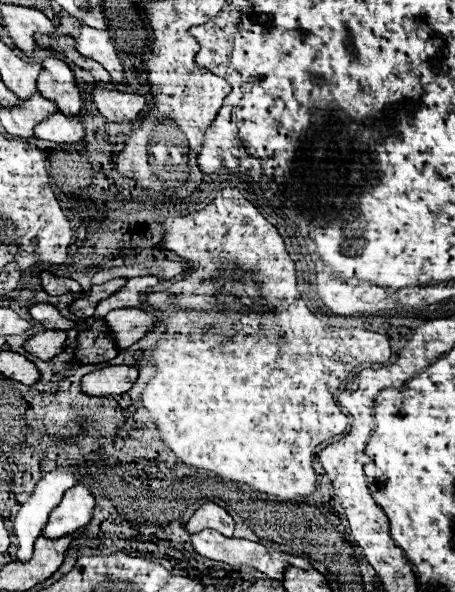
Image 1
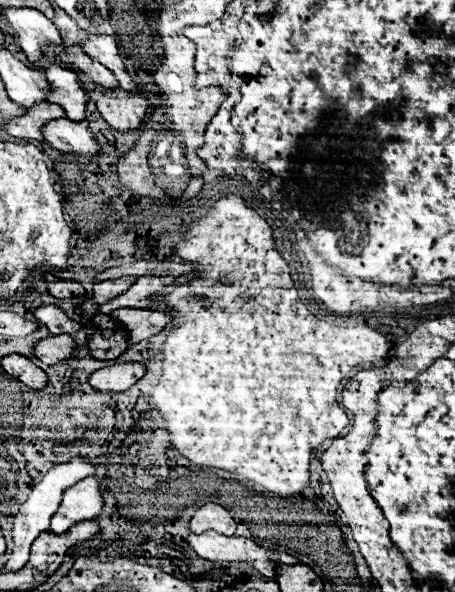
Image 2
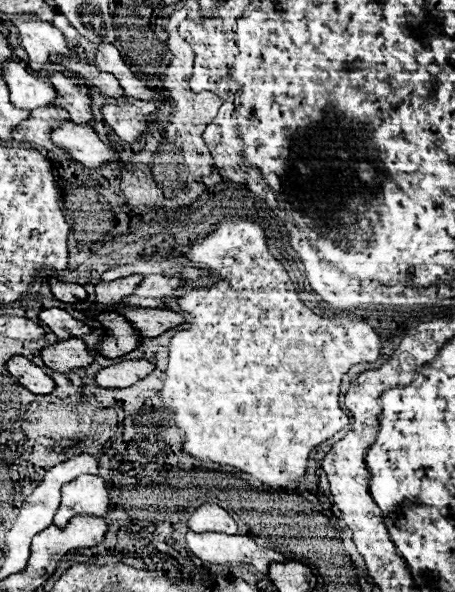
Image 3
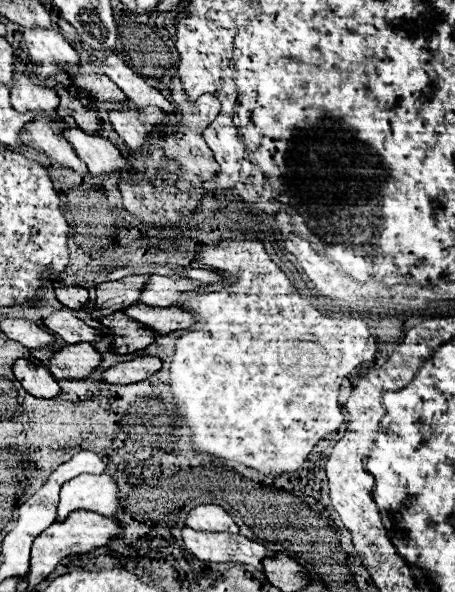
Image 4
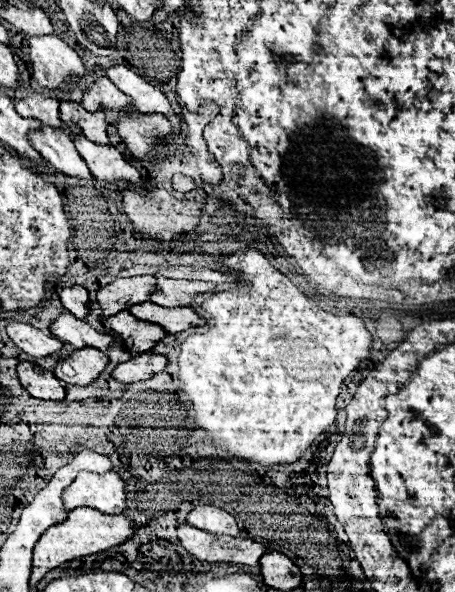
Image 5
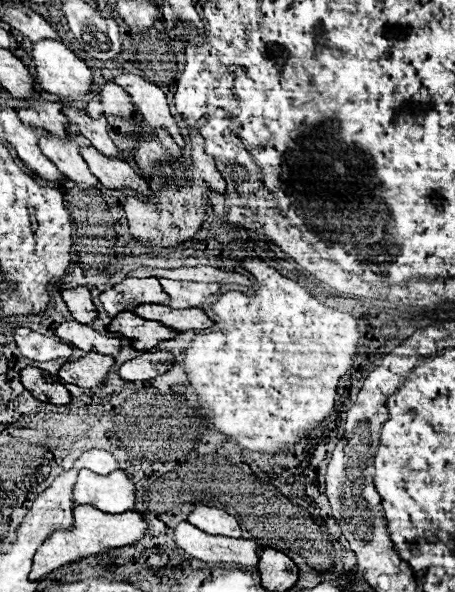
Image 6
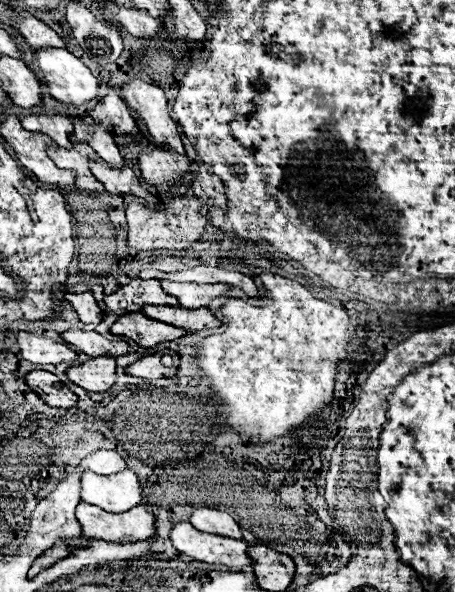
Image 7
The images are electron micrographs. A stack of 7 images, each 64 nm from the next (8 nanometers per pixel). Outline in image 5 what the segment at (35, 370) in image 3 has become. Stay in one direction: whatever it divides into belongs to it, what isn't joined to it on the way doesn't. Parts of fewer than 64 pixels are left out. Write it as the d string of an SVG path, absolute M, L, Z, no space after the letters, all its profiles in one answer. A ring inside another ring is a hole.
M20 362L16 370L22 386L30 392L30 396L40 400L64 400L66 390L60 386L60 380L52 376L52 372L32 362Z

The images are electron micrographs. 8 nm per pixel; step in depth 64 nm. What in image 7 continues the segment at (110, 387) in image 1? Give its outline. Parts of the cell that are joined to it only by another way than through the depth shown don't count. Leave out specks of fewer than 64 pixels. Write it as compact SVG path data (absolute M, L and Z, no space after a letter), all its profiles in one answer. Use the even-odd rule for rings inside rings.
M160 350L126 366L124 372L136 378L172 378L178 366L180 356L174 350Z

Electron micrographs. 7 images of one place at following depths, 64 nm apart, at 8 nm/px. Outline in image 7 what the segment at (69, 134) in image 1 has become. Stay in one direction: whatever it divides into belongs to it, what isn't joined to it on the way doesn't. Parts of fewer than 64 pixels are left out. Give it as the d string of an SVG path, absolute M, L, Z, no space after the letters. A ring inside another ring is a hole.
M90 160L90 170L92 174L104 184L104 188L110 194L132 194L132 196L140 196L146 198L150 204L156 204L156 196L150 194L140 180L136 178L136 174L124 166L124 168L112 168L102 160Z

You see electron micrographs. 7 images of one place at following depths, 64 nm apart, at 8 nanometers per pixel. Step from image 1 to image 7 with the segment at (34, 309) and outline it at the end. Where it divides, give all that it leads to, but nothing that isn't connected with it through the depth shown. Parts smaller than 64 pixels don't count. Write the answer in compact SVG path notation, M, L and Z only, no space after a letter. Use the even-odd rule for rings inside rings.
M70 328L60 334L64 342L76 346L80 352L88 356L124 356L128 354L128 344L126 342L114 342L104 338L102 334L94 330L80 330L80 328Z

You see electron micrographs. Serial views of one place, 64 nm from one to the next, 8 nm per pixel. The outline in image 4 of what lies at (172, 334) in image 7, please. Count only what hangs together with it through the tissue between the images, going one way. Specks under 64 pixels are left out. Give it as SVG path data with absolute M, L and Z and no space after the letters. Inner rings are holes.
M124 312L102 316L100 324L112 332L110 352L114 354L132 354L132 352L144 350L156 338L156 334L148 332L148 328L140 328L140 324L136 324L134 320L128 320Z

